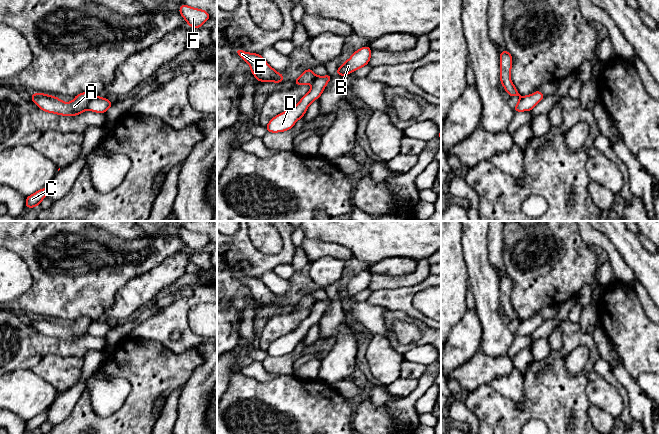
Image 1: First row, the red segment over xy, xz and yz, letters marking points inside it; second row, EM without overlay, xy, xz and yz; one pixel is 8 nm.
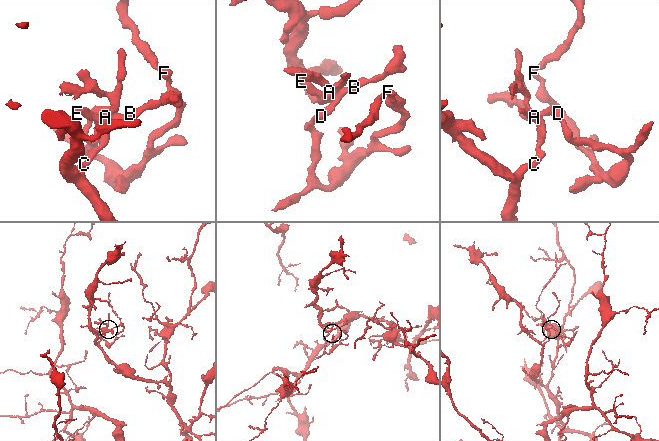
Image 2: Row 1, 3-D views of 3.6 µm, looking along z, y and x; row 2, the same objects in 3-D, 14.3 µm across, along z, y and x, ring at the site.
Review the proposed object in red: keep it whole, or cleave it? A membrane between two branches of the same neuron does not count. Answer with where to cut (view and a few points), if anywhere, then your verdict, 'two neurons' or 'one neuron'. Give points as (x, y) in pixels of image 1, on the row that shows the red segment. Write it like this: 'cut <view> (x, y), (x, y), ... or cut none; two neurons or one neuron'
cut xy (92, 96), (86, 109); two neurons

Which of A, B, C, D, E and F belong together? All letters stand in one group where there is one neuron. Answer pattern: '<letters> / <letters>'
A C E / B D F

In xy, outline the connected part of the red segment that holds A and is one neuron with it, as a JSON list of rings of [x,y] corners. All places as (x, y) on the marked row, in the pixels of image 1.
[[[83,92],[75,96],[71,102],[63,102],[58,97],[43,93],[32,93],[31,100],[43,111],[63,116],[75,116],[87,110],[92,95]]]

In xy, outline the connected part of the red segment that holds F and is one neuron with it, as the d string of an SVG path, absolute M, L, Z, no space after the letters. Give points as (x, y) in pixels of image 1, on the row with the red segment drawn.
M185 4L180 6L179 13L187 21L187 25L192 28L201 27L210 18L209 13L205 10L196 9Z

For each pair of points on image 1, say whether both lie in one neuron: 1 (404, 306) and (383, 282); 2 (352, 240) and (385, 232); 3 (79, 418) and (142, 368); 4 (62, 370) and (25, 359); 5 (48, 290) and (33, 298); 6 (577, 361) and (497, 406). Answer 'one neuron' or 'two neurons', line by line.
1: two neurons
2: one neuron
3: one neuron
4: two neurons
5: one neuron
6: two neurons

